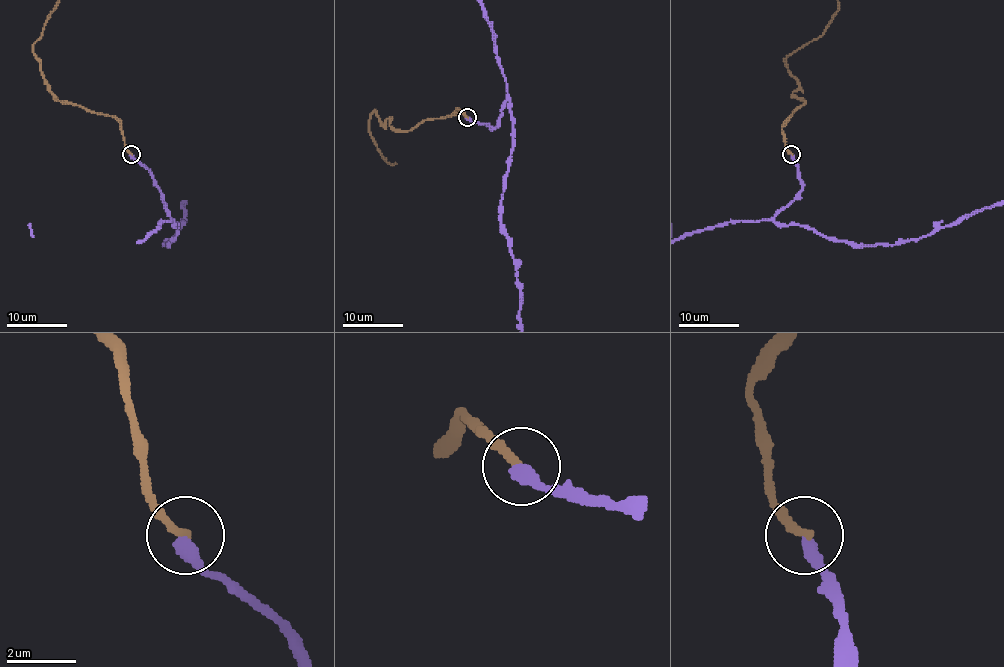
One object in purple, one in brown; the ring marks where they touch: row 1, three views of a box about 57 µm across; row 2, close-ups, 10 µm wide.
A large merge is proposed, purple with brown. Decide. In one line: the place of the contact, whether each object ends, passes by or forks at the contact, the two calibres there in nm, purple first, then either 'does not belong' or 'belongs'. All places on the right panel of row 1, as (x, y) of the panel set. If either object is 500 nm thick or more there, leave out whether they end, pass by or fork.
(791, 154) | purple ends | brown ends | 360/240 nm | does not belong

